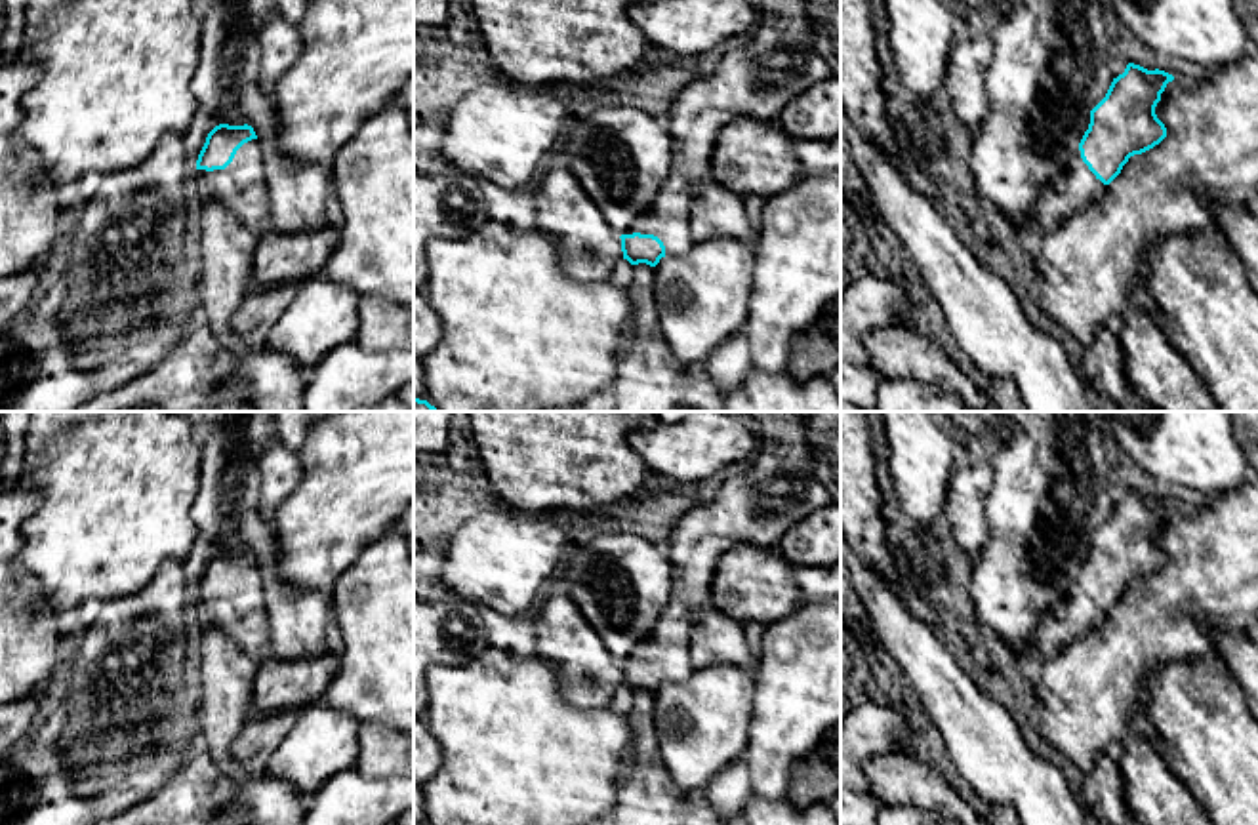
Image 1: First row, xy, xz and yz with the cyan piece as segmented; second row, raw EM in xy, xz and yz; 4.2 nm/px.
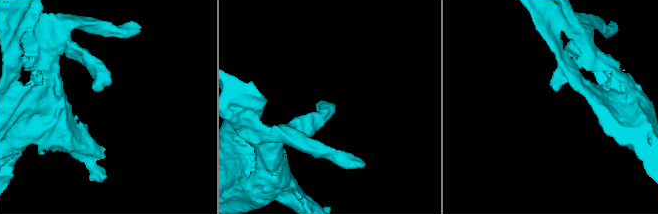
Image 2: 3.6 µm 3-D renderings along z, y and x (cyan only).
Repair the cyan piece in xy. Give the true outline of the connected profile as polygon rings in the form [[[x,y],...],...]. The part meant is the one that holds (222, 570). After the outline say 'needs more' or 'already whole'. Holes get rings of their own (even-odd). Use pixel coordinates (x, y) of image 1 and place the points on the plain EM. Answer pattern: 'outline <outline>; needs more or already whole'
outline [[[215,553],[198,581],[202,623],[225,633],[254,661],[269,655],[263,577],[252,553]]]; needs more

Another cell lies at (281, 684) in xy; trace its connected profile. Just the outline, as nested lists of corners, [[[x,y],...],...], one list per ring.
[[[324,652],[307,659],[267,655],[252,688],[252,716],[303,711],[316,705],[339,671],[339,659]]]

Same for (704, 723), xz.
[[[720,663],[696,669],[684,682],[665,682],[654,694],[659,753],[682,793],[703,791],[728,762],[745,755],[755,697],[755,665]]]

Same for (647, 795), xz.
[[[633,692],[633,743],[618,781],[614,825],[722,825],[705,791],[682,793],[659,753],[656,697]]]

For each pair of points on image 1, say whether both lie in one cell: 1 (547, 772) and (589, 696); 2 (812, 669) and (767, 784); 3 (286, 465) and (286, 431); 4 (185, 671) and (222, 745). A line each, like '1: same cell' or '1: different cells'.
1: different cells
2: same cell
3: different cells
4: different cells

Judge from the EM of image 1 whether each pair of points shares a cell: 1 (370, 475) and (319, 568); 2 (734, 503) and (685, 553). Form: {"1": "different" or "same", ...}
{"1": "same", "2": "same"}

